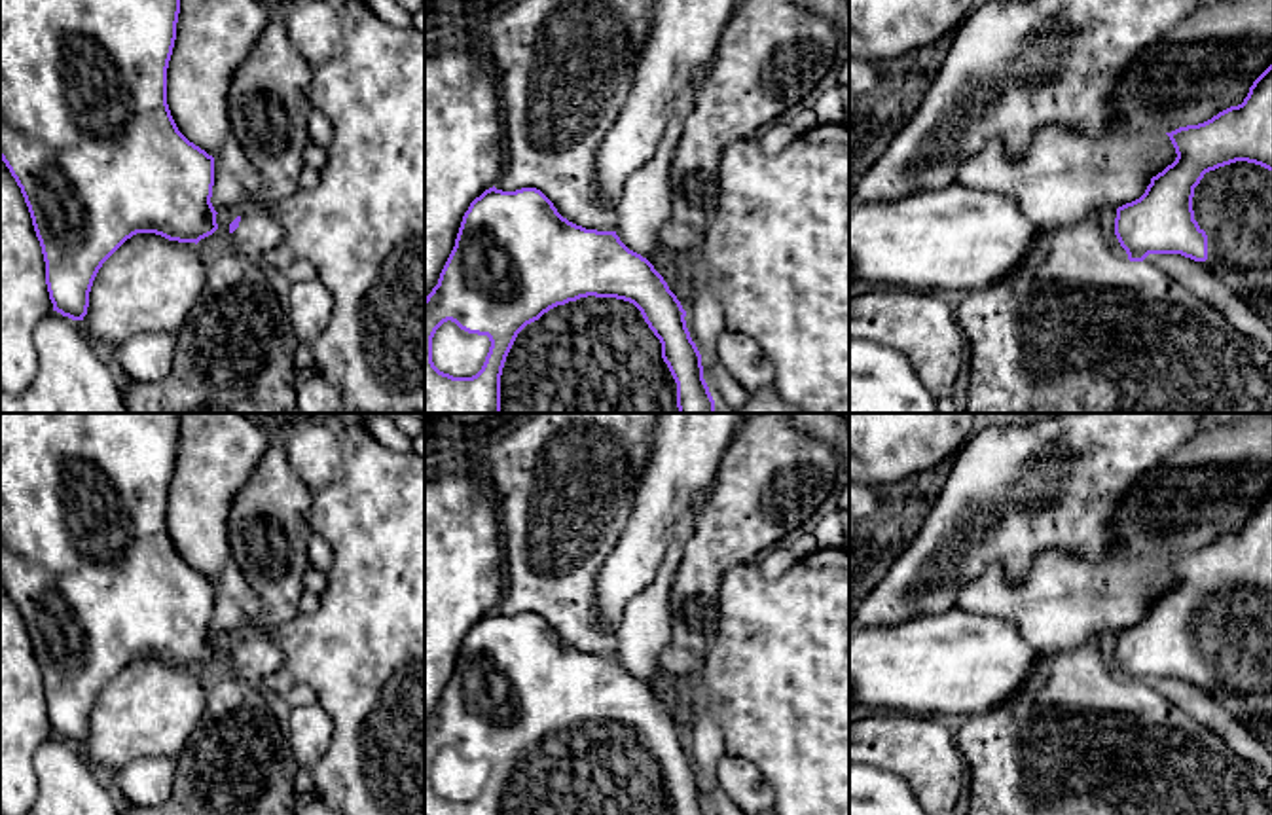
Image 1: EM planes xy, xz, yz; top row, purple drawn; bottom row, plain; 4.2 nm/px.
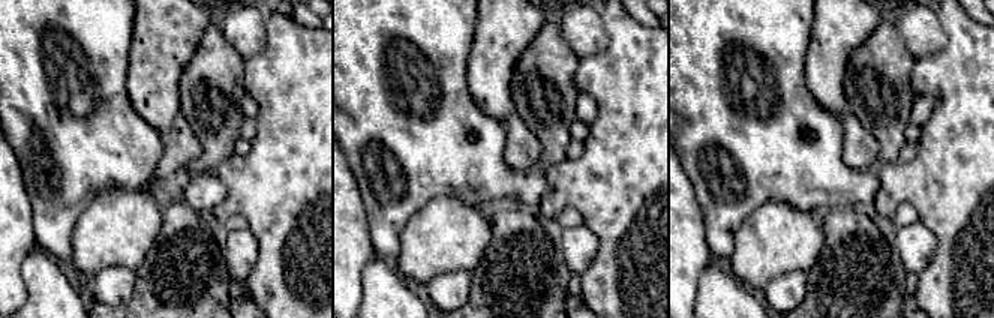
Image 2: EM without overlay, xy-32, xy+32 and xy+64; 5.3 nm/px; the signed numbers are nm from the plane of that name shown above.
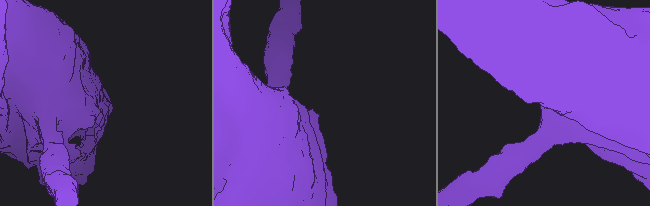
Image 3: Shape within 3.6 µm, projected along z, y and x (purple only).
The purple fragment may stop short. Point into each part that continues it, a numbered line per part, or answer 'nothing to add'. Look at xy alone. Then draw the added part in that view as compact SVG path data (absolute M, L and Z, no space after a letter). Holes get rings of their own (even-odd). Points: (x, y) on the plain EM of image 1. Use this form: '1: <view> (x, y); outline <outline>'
1: xy (258, 656); outline M243 633L239 652L231 658L235 677L256 686L284 663L284 654L267 633Z

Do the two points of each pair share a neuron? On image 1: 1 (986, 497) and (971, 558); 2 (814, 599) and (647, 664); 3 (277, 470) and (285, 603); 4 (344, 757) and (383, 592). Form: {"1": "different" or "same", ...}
{"1": "same", "2": "different", "3": "same", "4": "same"}

